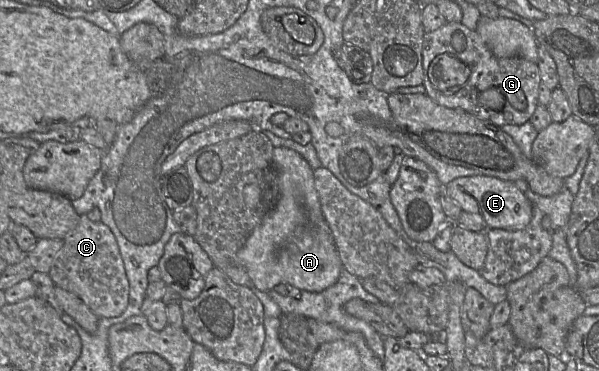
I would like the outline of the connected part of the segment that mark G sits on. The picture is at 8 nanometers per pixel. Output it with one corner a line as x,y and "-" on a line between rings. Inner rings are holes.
446,22
432,32
425,32
422,64
422,85
429,98
441,106
462,109
500,128
504,125
522,125
528,122
538,105
541,84
538,65
521,57
497,58
488,49
479,33
476,30
470,30
461,22
-
442,53
456,57
470,69
470,76
466,83
450,95
436,90
426,77
431,61

